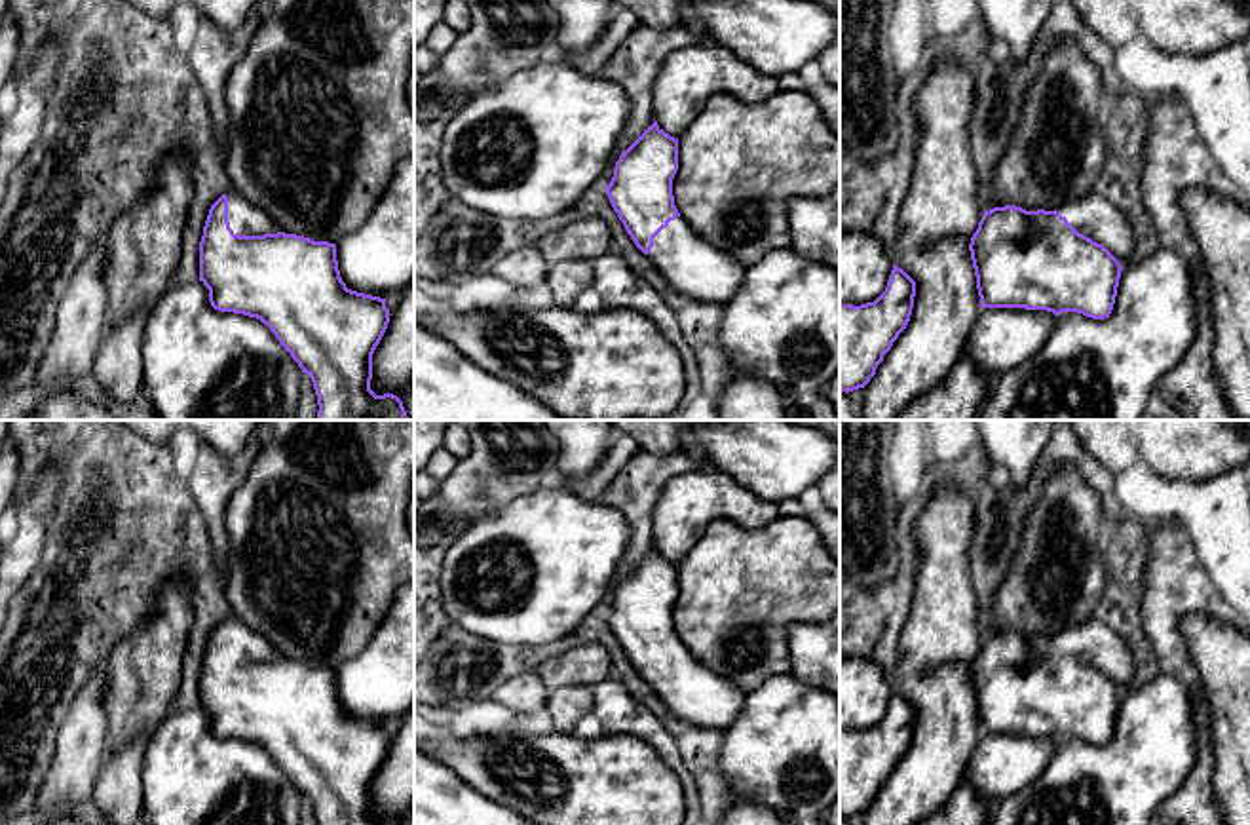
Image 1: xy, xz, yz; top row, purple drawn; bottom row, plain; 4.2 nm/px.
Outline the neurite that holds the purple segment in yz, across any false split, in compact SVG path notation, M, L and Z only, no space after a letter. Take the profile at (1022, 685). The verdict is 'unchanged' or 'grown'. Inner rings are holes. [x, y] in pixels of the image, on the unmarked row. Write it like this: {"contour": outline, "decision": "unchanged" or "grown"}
{"contour": "M1100 620L1054 637L984 637L969 669L982 734L1109 743L1121 696L1132 688L1127 641Z", "decision": "grown"}

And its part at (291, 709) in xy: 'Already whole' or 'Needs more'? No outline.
Needs more

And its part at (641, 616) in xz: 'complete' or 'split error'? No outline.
split error

